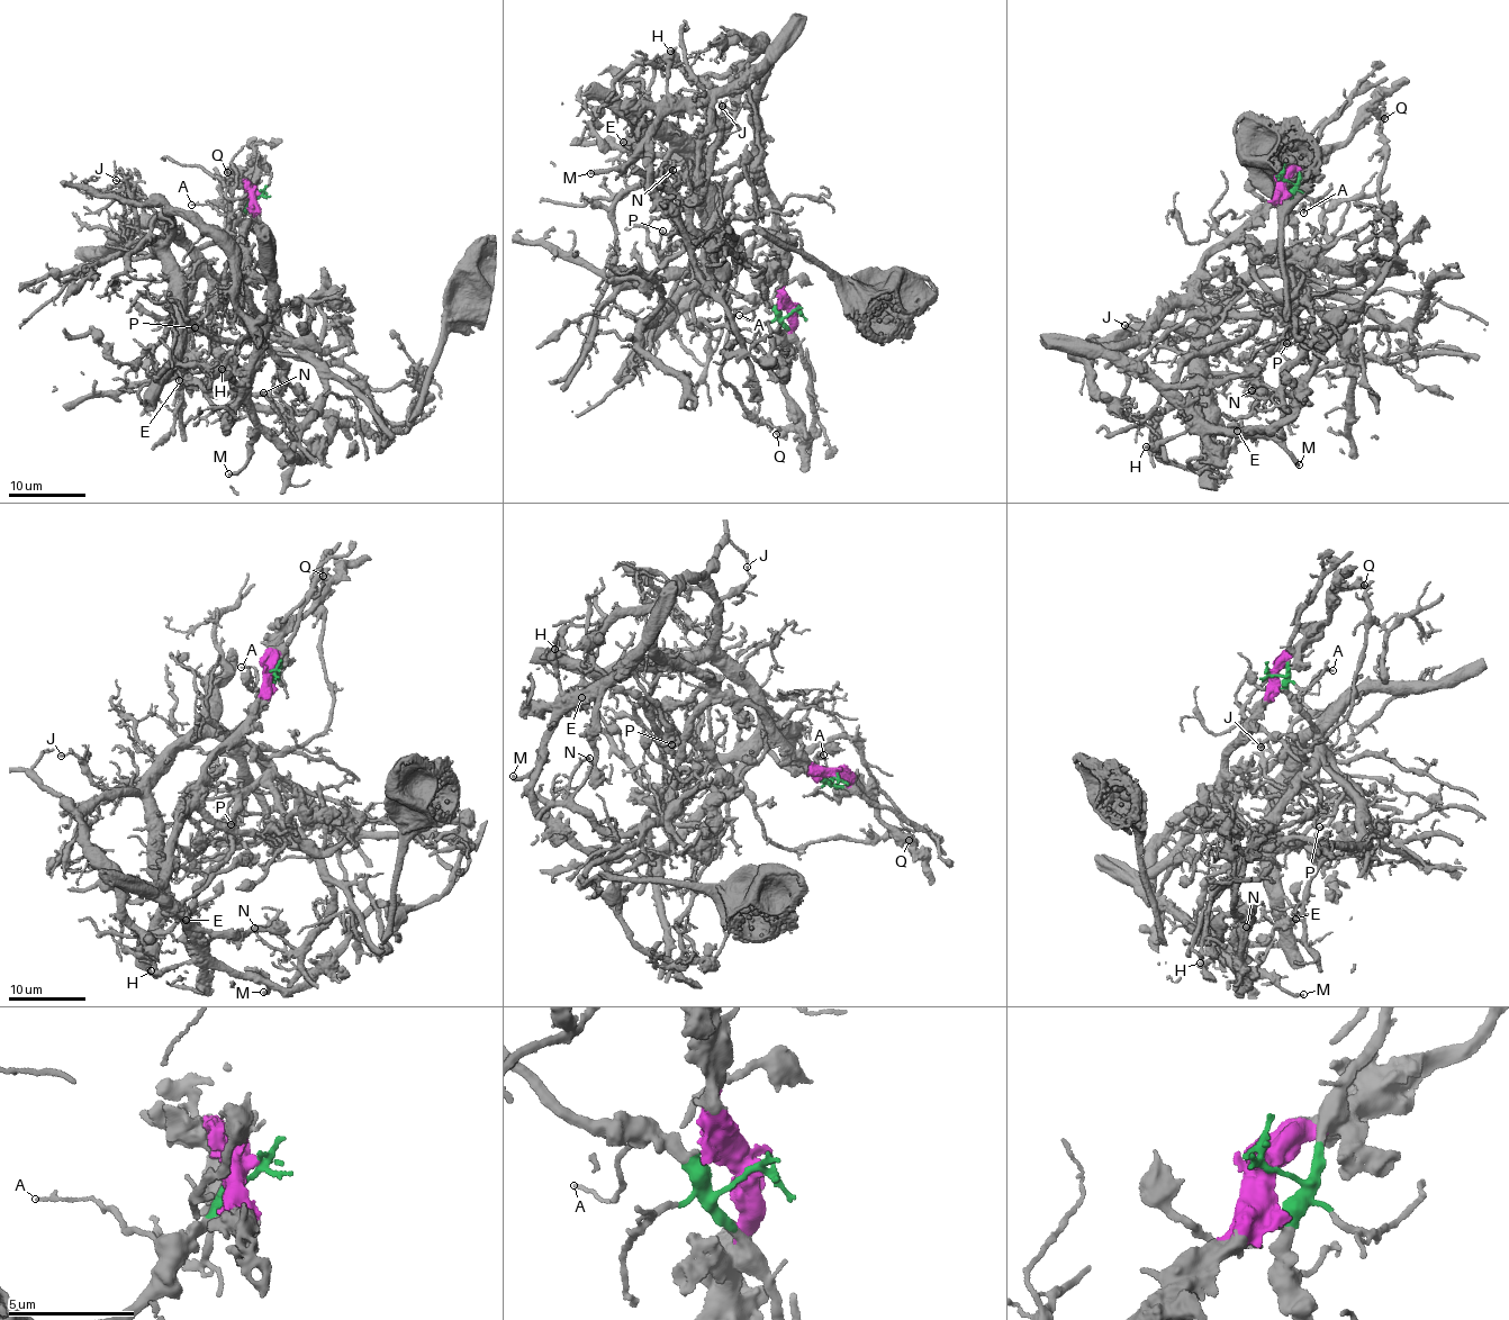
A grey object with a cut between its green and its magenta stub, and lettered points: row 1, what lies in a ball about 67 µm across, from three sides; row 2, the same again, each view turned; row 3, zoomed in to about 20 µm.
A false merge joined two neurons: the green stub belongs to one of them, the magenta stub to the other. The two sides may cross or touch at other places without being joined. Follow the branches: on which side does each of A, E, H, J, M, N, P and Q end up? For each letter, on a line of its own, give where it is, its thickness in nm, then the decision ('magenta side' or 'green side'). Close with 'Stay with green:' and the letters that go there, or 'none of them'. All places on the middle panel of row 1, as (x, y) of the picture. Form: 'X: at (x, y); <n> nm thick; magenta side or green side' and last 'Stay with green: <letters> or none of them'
A: at (739, 315); 130 nm thick; green side
E: at (623, 142); 420 nm thick; magenta side
H: at (670, 51); 360 nm thick; magenta side
J: at (722, 106); 130 nm thick; green side
M: at (590, 173); 240 nm thick; magenta side
N: at (672, 170); 200 nm thick; green side
P: at (662, 231); 260 nm thick; green side
Q: at (776, 434); 700 nm thick; magenta side
Stay with green: A, J, N, P

